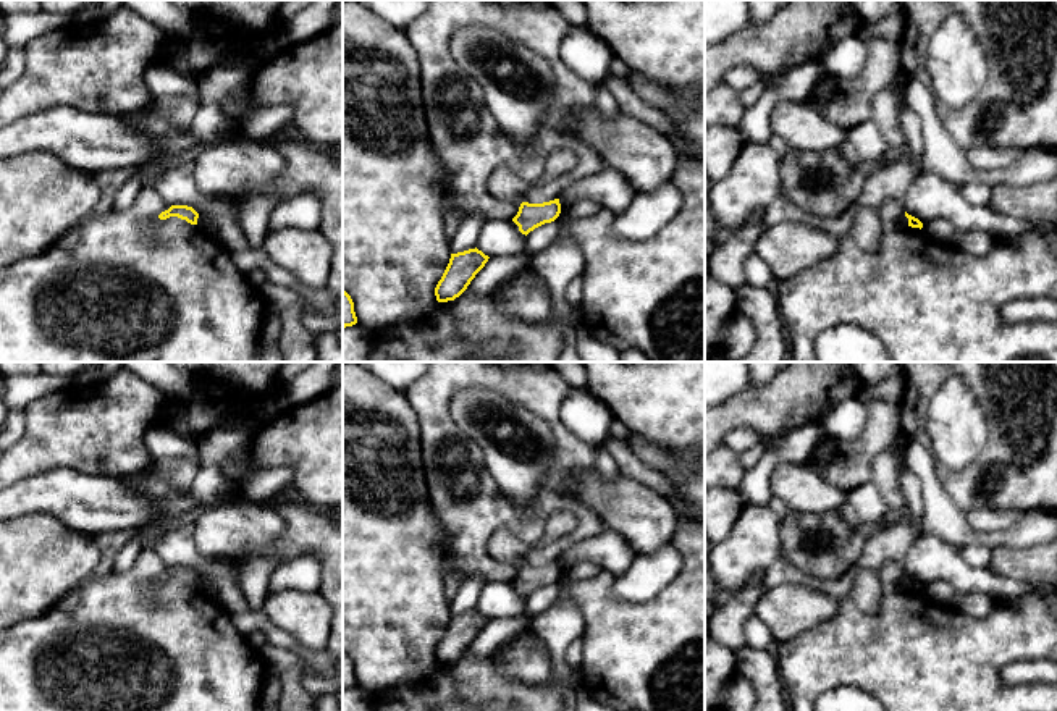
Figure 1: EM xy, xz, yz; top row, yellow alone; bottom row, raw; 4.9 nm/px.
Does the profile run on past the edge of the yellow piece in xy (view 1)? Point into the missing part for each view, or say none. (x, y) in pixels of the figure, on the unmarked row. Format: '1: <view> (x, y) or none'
1: none

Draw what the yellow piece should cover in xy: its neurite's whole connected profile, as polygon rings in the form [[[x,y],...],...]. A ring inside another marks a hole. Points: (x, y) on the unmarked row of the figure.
[[[171,567],[168,572],[158,577],[160,582],[166,582],[170,578],[178,578],[191,587],[197,587],[199,575],[187,567]]]

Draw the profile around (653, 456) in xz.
[[[630,433],[627,441],[630,443],[632,451],[651,469],[674,475],[682,465],[672,452],[645,441],[635,433]]]

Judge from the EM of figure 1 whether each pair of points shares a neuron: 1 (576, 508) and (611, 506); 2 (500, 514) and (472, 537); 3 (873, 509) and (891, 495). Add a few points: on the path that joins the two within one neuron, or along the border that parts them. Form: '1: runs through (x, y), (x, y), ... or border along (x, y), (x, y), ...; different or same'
1: border along (569, 477), (566, 490), (579, 498), (606, 527); different
2: runs through (493, 516), (479, 530); same
3: border along (871, 480), (889, 508); different

